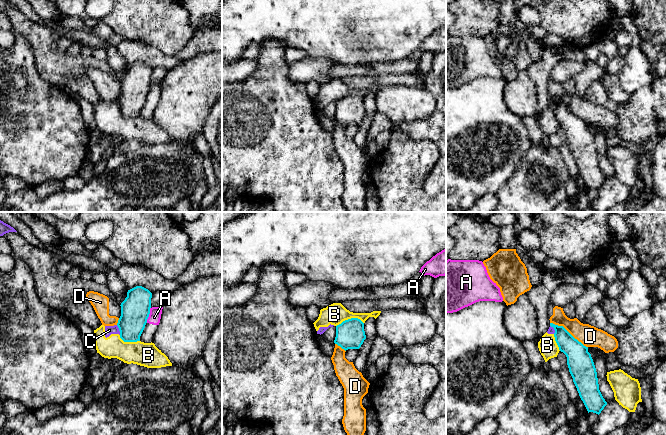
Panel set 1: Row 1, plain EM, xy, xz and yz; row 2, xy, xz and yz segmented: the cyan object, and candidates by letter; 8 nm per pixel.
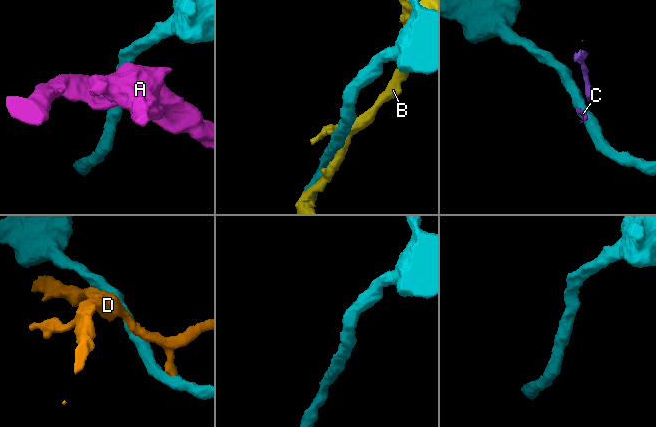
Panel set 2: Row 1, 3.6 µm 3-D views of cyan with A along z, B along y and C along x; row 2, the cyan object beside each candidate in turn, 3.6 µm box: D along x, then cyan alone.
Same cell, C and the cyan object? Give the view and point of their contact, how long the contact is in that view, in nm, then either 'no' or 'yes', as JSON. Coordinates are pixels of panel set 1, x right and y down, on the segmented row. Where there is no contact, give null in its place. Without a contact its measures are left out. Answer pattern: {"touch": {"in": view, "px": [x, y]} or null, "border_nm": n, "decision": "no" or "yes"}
{"touch": {"in": "xy", "px": [119, 330]}, "border_nm": 90, "decision": "no"}

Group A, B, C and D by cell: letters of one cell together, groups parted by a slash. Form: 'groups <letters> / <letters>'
groups A / B C / D

